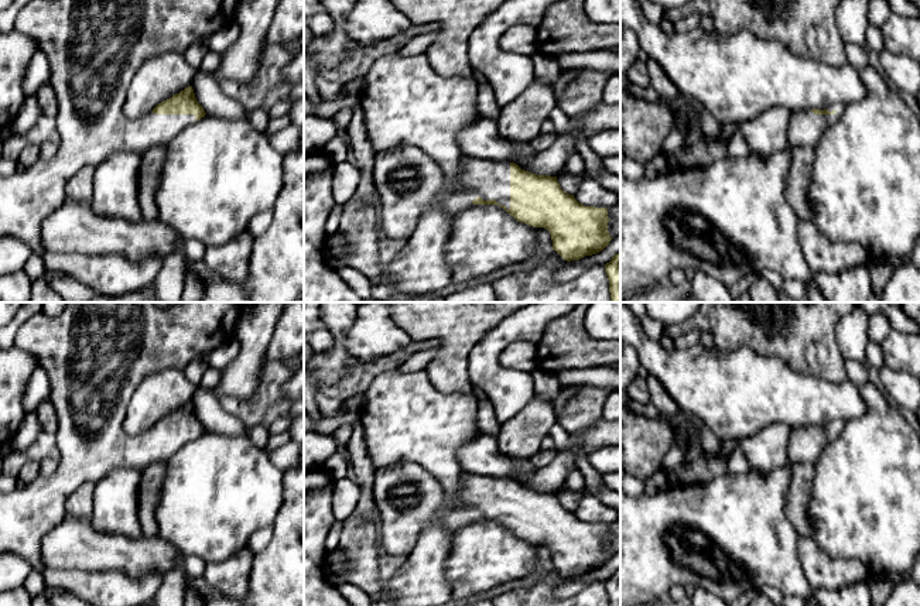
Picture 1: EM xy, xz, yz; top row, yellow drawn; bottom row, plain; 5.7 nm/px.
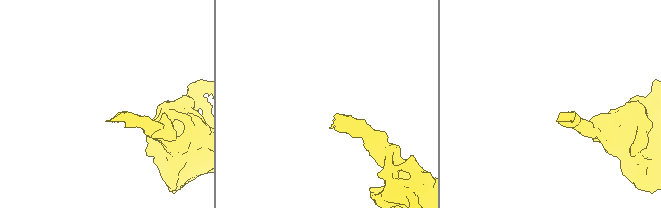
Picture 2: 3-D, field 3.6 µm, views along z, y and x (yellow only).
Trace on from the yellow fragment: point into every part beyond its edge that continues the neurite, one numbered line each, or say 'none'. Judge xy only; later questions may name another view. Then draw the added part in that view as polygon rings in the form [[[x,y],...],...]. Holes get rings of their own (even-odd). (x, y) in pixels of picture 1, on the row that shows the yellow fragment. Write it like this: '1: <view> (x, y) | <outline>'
1: xy (95, 47) | [[[31,0],[16,20],[16,31],[37,41],[51,66],[49,85],[58,97],[55,117],[59,148],[54,158],[37,161],[11,175],[0,175],[0,237],[16,237],[27,243],[33,254],[45,254],[41,225],[66,201],[65,186],[81,168],[98,165],[120,151],[141,154],[154,145],[168,145],[185,127],[194,124],[194,114],[155,114],[153,112],[130,119],[124,114],[126,93],[140,66],[165,52],[179,52],[195,41],[208,41],[236,17],[240,0]]]

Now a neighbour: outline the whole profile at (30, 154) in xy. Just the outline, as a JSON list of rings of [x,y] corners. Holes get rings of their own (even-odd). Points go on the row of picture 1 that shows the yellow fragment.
[[[28,144],[23,148],[18,157],[18,162],[23,167],[31,167],[40,161],[40,144]]]

